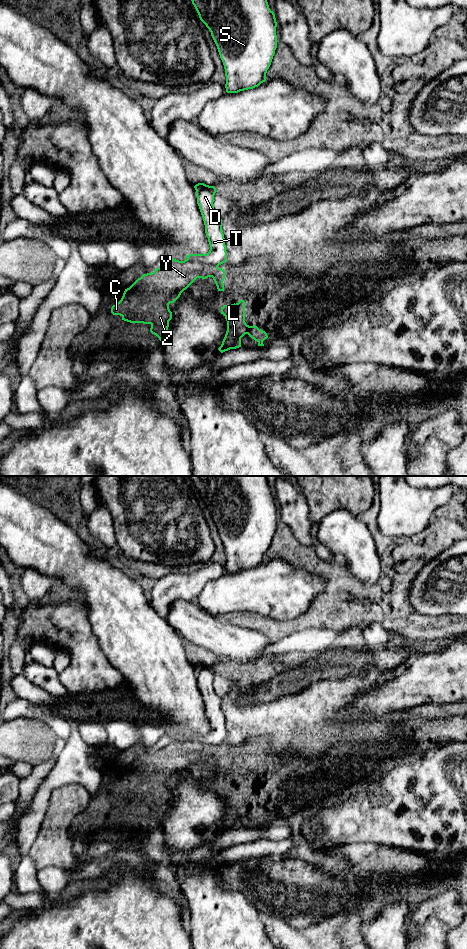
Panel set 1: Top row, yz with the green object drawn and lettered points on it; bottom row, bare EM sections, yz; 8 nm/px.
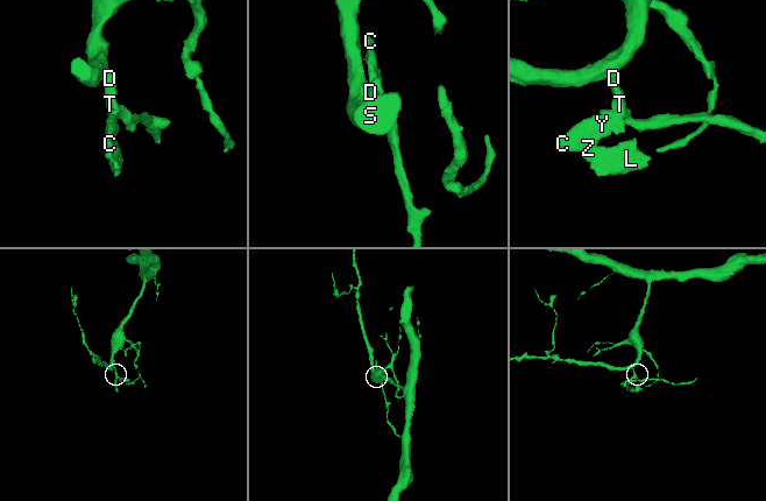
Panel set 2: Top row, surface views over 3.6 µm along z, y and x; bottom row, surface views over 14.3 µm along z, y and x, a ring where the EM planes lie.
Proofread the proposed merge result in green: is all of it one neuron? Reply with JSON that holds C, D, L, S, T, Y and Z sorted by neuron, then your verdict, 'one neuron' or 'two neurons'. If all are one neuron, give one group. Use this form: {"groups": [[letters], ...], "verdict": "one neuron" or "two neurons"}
{"groups": [["C", "L", "Y", "Z"], ["D", "S", "T"]], "verdict": "two neurons"}

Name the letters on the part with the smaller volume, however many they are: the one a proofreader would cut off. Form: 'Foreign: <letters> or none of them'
Foreign: C, L, Y, Z

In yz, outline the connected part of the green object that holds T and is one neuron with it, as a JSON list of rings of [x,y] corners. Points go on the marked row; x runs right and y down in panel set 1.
[[[198,183],[194,188],[210,250],[206,254],[189,254],[186,258],[195,260],[199,266],[218,267],[227,261],[227,251],[222,230],[222,219],[216,214],[213,205],[214,195],[217,191],[214,186],[204,183]]]

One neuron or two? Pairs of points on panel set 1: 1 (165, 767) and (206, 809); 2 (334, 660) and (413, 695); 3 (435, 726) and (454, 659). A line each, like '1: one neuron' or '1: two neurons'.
1: two neurons
2: two neurons
3: two neurons

